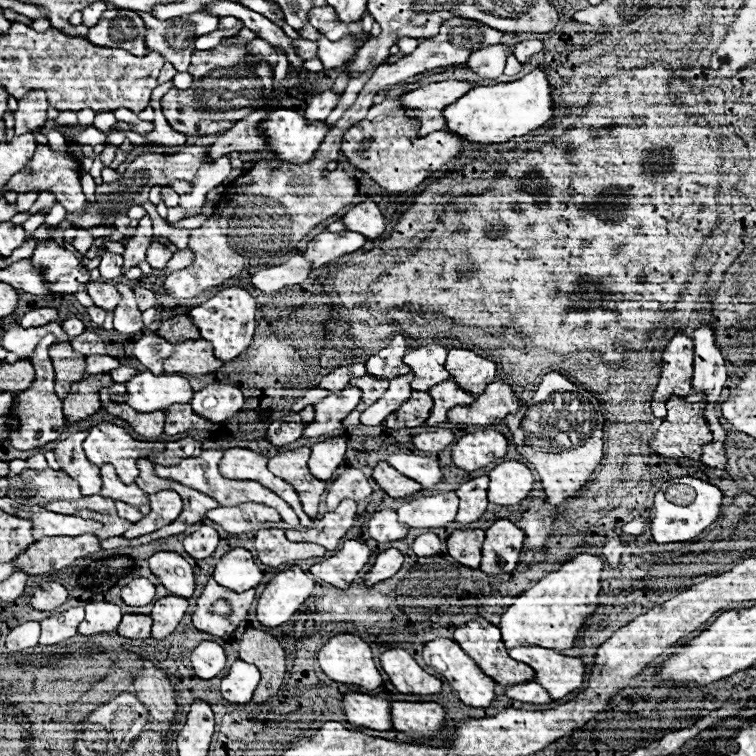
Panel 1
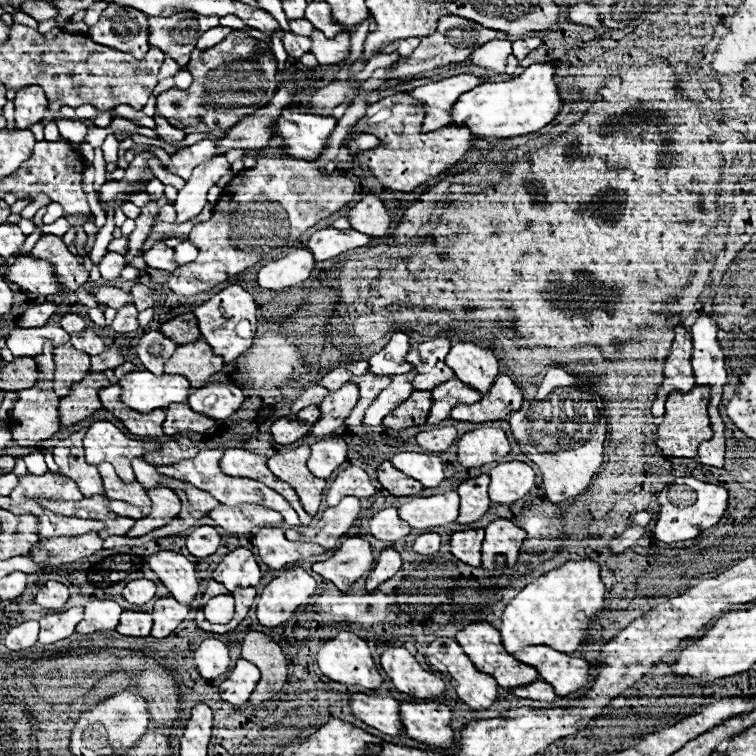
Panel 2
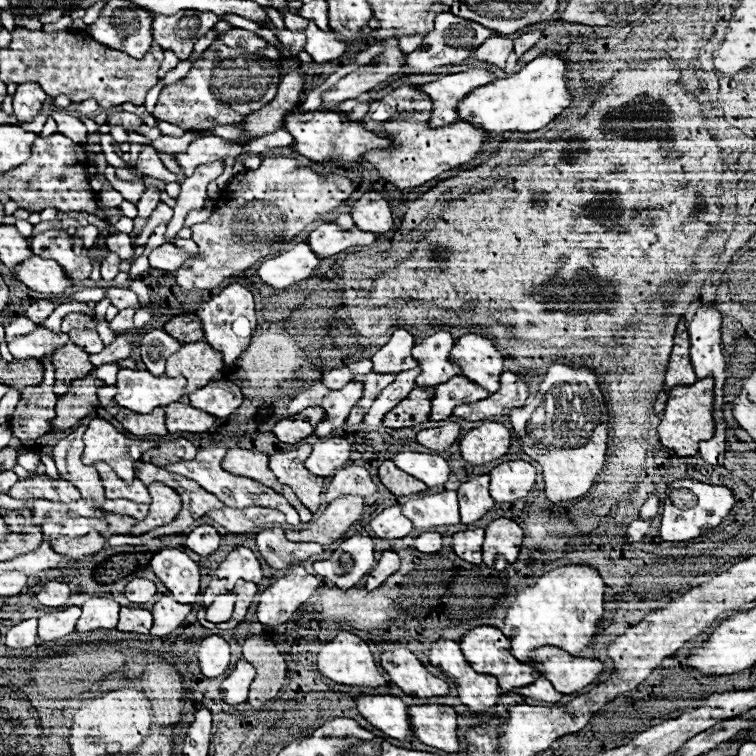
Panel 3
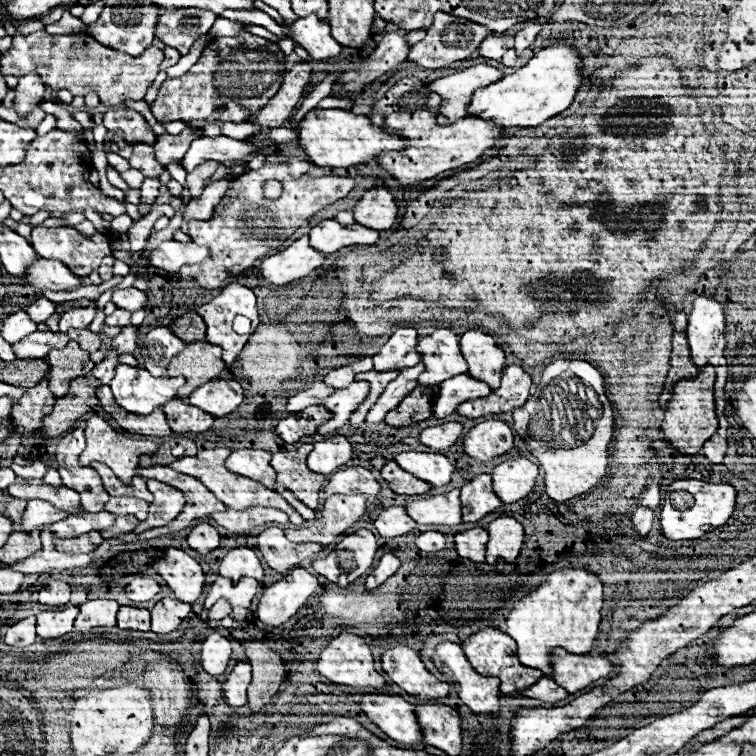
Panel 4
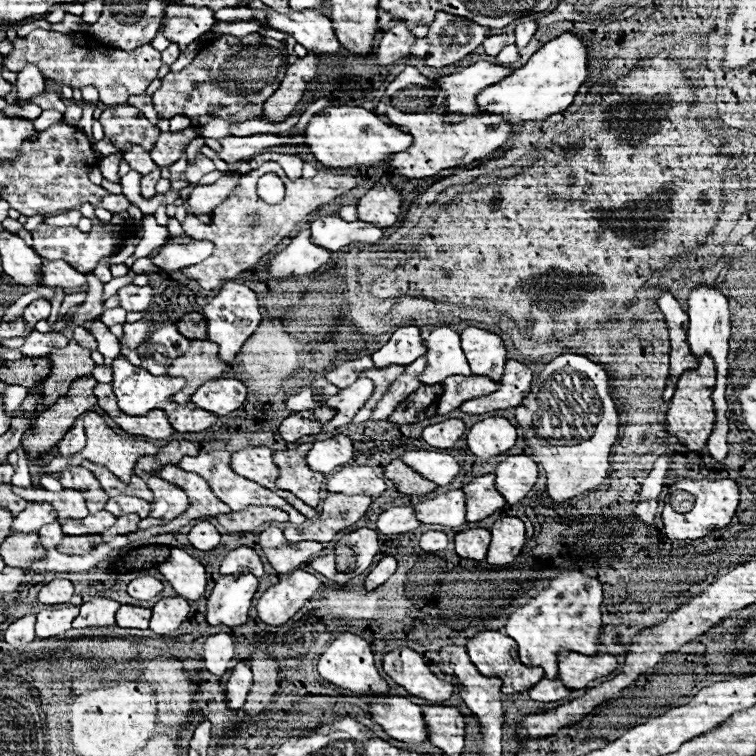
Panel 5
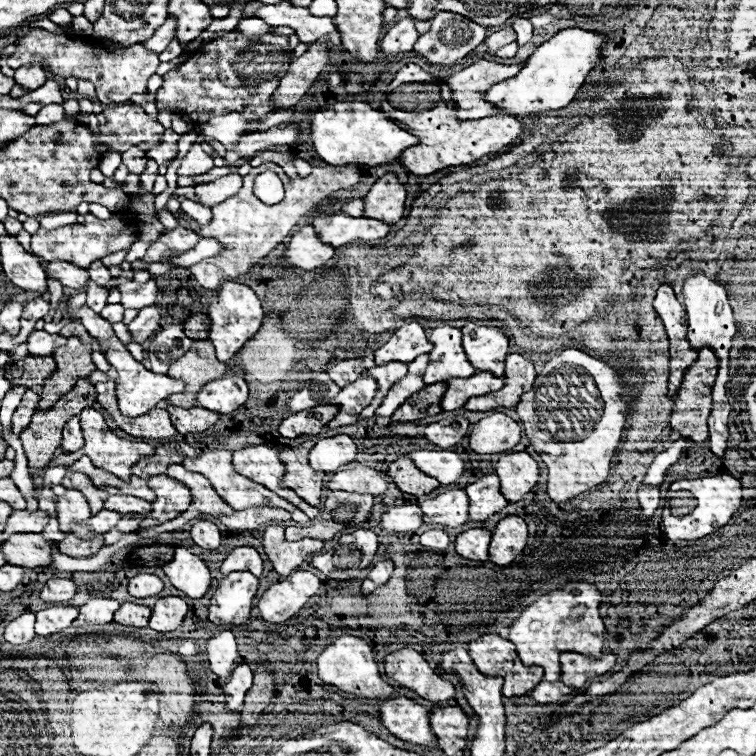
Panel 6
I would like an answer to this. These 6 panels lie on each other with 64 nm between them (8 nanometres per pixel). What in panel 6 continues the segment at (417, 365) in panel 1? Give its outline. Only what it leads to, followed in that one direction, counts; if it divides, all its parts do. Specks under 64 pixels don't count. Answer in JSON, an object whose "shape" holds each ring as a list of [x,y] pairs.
{"shape":[[[438,326],[428,338],[434,348],[430,352],[430,364],[424,372],[426,384],[436,384],[438,380],[446,382],[454,376],[474,376],[472,364],[466,360],[462,350],[462,334],[452,326]]]}

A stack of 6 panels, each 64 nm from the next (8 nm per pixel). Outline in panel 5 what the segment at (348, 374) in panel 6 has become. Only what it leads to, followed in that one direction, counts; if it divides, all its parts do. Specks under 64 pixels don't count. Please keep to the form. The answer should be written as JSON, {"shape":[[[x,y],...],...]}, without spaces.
{"shape":[[[364,356],[360,360],[352,360],[352,362],[344,362],[338,368],[334,368],[332,372],[326,372],[326,380],[338,388],[346,388],[350,386],[354,380],[358,380],[358,374],[364,370],[374,368],[372,358]]]}

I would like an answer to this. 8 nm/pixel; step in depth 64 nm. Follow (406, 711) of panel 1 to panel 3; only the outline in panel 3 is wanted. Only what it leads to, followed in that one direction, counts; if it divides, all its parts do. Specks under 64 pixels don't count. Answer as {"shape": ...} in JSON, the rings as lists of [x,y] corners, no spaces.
{"shape":[[[408,706],[408,718],[412,732],[420,742],[444,752],[458,752],[456,710],[452,706]]]}

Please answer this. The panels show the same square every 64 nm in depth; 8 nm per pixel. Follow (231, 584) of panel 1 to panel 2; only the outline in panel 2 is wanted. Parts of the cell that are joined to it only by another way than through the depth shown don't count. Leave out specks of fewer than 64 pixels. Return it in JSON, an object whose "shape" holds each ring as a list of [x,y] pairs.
{"shape":[[[236,548],[234,552],[224,556],[224,560],[214,570],[212,578],[222,582],[230,592],[234,592],[236,588],[256,586],[262,574],[254,554],[248,548]]]}

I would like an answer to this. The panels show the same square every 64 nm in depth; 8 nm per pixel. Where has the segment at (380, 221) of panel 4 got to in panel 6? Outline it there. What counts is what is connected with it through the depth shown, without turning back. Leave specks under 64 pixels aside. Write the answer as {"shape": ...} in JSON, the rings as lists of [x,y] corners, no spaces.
{"shape":[[[384,174],[366,194],[362,216],[382,220],[384,224],[396,224],[404,214],[404,202],[404,186],[394,174]]]}

